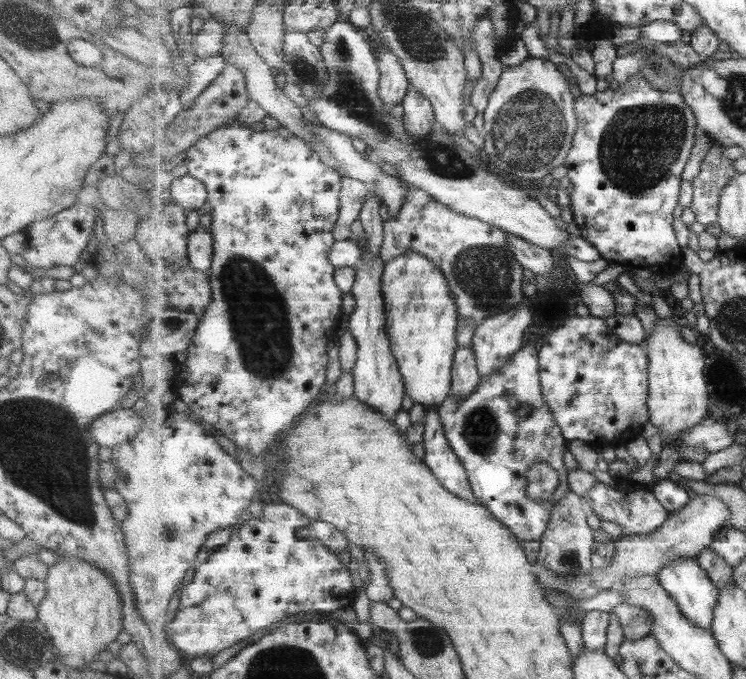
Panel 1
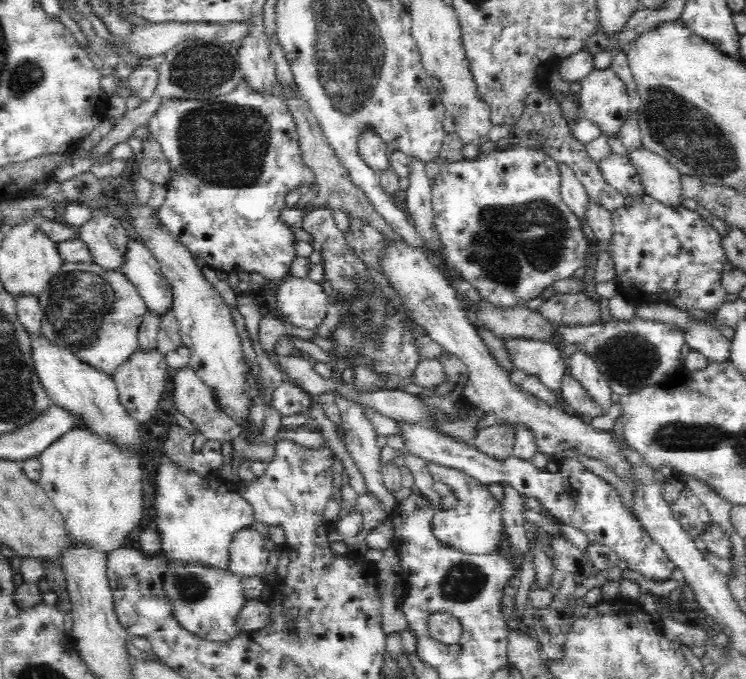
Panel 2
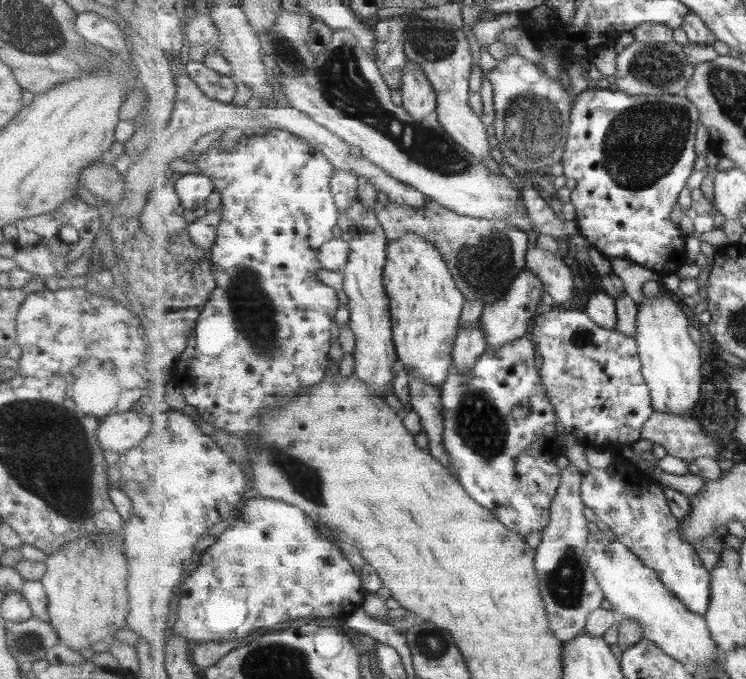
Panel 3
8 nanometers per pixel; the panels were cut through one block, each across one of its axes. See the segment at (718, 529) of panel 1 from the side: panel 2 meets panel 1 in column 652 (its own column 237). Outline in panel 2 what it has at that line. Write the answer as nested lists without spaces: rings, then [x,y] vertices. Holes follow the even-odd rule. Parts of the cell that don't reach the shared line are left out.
[[[254,528],[238,532],[228,548],[229,572],[241,579],[261,578],[266,570],[269,553],[265,539]]]

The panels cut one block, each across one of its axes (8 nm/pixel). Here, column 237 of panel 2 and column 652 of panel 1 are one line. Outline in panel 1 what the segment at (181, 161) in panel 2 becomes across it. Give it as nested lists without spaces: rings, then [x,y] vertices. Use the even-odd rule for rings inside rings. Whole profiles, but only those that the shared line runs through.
[[[636,75],[630,82],[620,85],[618,90],[607,89],[604,92],[596,92],[591,96],[581,95],[575,101],[576,116],[579,127],[574,138],[573,148],[565,161],[564,166],[568,169],[567,176],[574,186],[570,196],[570,209],[572,210],[573,221],[581,231],[581,236],[588,240],[601,252],[603,259],[625,267],[647,268],[652,272],[670,276],[679,272],[684,265],[684,249],[679,246],[675,228],[673,228],[673,210],[679,206],[679,192],[683,182],[683,172],[693,154],[693,147],[700,134],[698,119],[694,111],[685,102],[680,90],[659,91],[650,83],[647,83],[642,75]]]

